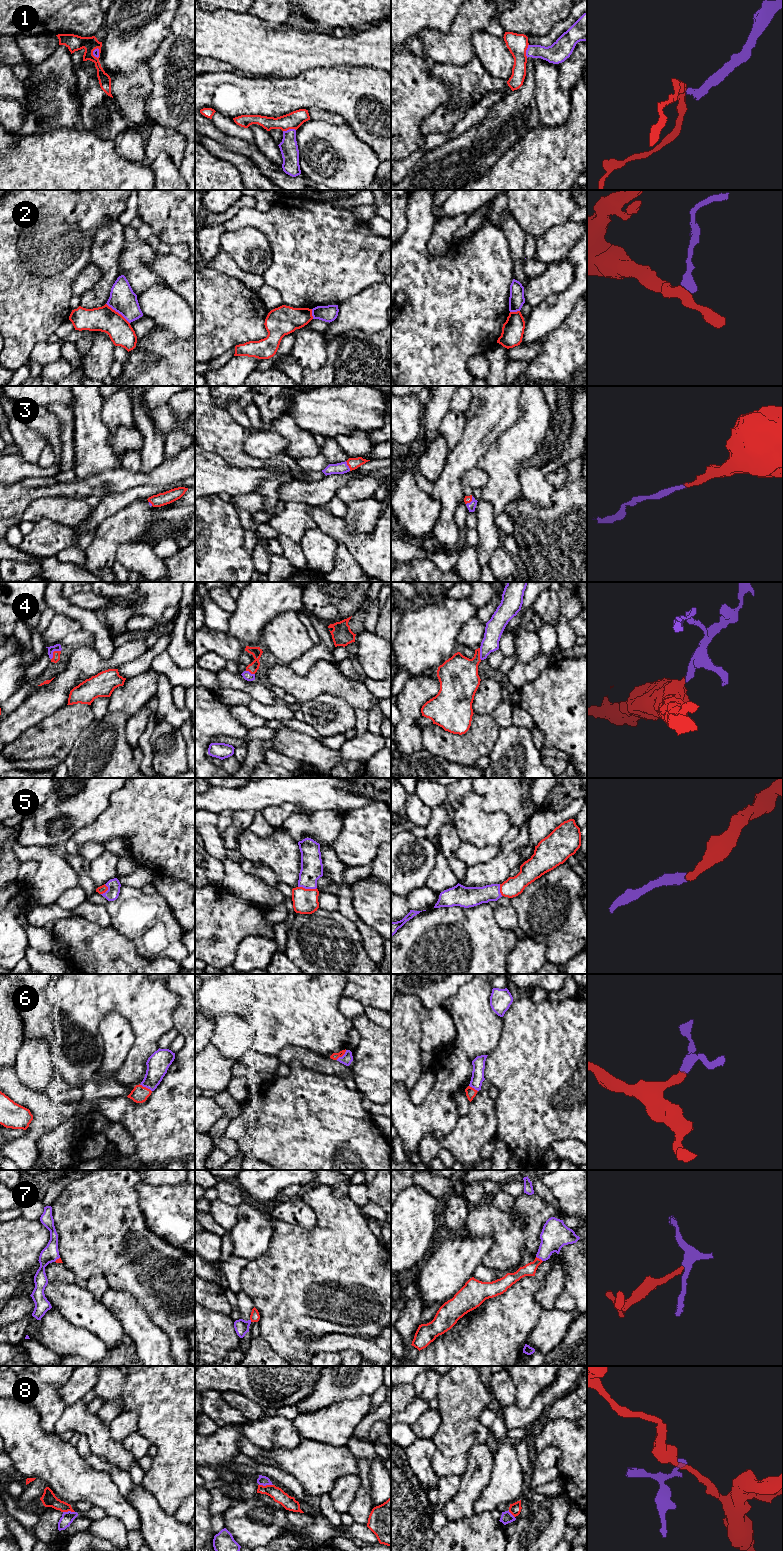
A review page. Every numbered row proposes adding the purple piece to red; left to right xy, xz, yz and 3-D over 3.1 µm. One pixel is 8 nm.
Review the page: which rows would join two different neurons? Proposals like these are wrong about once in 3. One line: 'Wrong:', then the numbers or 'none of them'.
Wrong: 1, 2, 8

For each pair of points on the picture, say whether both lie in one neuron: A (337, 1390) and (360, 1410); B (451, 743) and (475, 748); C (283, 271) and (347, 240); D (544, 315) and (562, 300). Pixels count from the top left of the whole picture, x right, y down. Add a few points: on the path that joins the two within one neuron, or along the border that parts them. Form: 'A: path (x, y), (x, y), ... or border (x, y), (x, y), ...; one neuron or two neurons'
A: border (369, 1395), (341, 1399), (325, 1408); two neurons
B: path (457, 748), (469, 748); one neuron
C: path (299, 271), (306, 271), (323, 254), (331, 254); one neuron
D: path (548, 314), (558, 304); one neuron

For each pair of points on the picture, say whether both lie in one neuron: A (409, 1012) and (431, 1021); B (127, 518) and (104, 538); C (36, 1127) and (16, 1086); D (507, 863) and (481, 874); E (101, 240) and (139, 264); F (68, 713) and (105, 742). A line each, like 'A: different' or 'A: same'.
A: different
B: same
C: same
D: same
E: different
F: different

